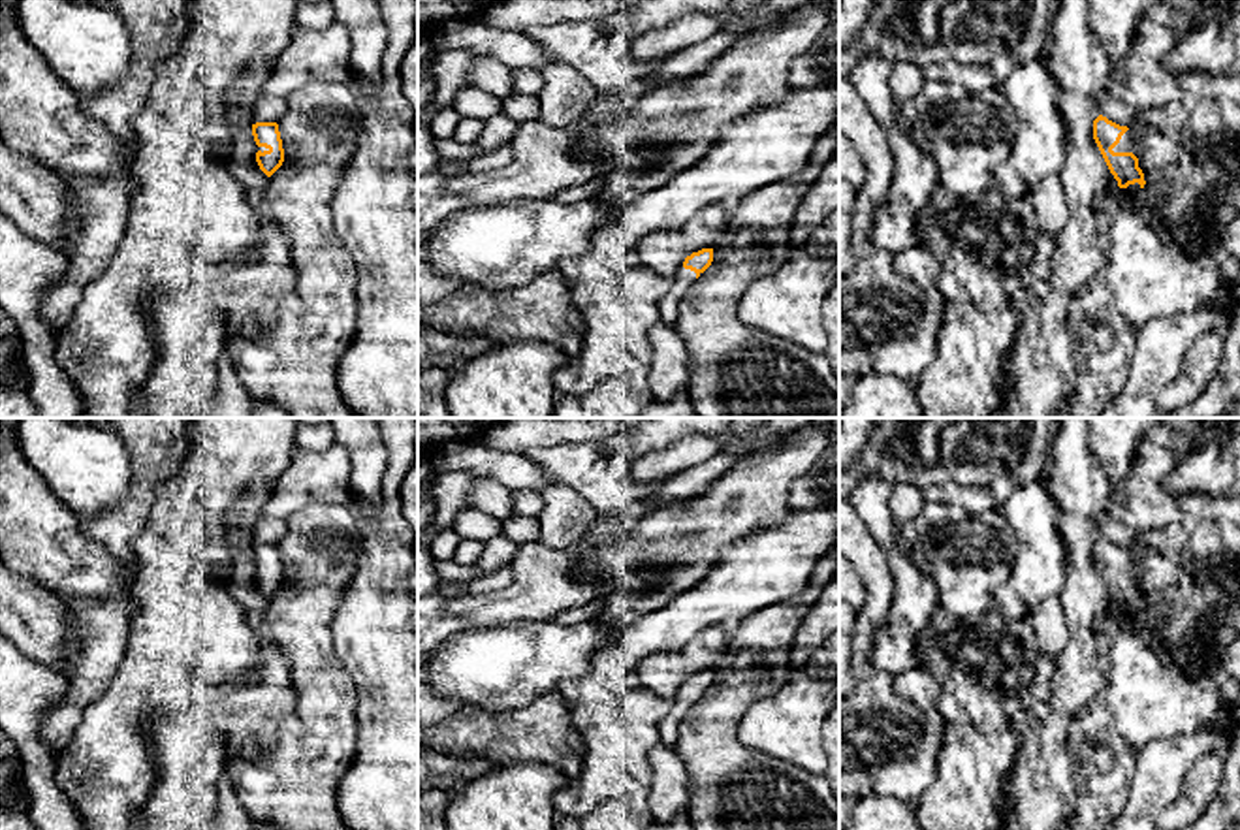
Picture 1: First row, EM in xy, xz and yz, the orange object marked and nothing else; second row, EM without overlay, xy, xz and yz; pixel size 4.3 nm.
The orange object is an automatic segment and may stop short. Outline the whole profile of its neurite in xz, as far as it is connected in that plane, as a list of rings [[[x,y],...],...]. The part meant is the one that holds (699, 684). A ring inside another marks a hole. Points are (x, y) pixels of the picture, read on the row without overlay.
[[[702,670],[685,679],[683,689],[672,698],[674,706],[660,721],[660,742],[676,745],[679,726],[694,702],[711,687],[713,670]]]

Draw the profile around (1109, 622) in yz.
[[[1116,604],[1112,612],[1103,612],[1097,615],[1095,627],[1112,636],[1116,630],[1131,629],[1131,619],[1125,610],[1120,610]]]

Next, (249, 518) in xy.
[[[263,487],[262,491],[258,491],[258,499],[260,499],[260,504],[256,506],[254,512],[248,510],[248,503],[245,501],[239,508],[237,508],[237,514],[241,516],[243,523],[241,523],[241,529],[245,531],[250,531],[254,527],[254,523],[262,518],[262,510],[267,503],[267,497],[269,497],[269,487]]]

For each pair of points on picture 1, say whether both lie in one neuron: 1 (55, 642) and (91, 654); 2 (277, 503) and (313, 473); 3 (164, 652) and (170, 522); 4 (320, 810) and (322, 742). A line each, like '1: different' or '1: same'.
1: different
2: same
3: same
4: same

